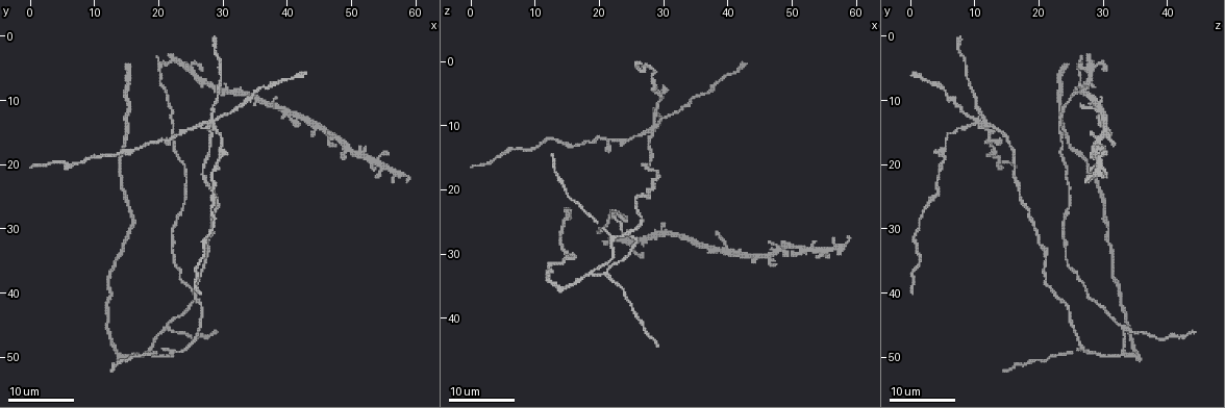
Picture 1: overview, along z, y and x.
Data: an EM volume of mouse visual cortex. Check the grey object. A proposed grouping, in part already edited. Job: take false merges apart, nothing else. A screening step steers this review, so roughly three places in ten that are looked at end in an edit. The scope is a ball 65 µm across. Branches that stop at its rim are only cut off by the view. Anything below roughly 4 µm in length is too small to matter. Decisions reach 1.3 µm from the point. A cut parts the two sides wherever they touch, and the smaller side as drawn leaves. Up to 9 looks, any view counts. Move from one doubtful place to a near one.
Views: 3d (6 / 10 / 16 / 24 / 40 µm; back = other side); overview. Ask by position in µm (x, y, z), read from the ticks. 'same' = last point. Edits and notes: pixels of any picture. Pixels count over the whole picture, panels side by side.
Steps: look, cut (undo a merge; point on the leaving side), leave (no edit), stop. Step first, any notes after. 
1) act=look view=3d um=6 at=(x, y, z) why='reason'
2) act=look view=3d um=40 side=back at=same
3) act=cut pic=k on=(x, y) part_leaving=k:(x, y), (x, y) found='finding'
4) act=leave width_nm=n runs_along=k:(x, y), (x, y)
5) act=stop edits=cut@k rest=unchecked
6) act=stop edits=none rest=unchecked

act=look view=3d um=16 at=(21.0, 45.5, 33.0) why='three arms meet'

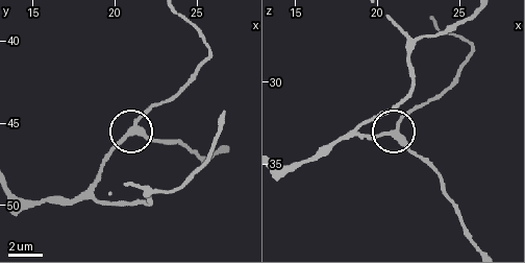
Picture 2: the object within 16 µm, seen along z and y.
act=look view=3d um=10 at=(20.9, 45.7, 33.4)

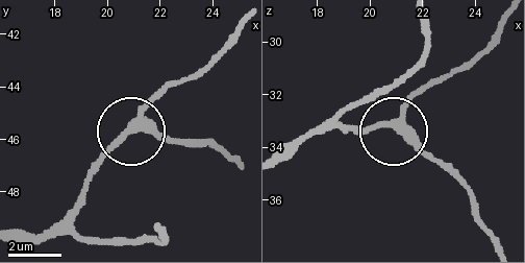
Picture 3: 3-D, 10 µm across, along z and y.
act=look view=3d um=6 at=(21.0, 45.6, 33.3)

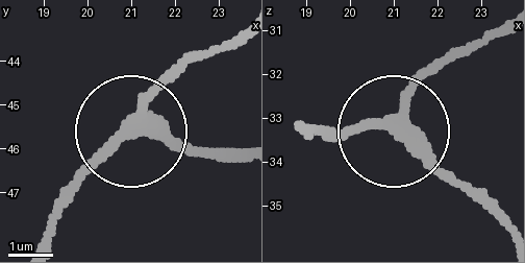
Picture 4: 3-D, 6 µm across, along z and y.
act=leave runs_along=4:(205, 51), (146, 103), (138, 126), (205, 152) found='all the same cell'

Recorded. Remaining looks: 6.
act=look view=3d um=16 at=(18.0, 49.5, 33.5) why='side arm on a straight run'

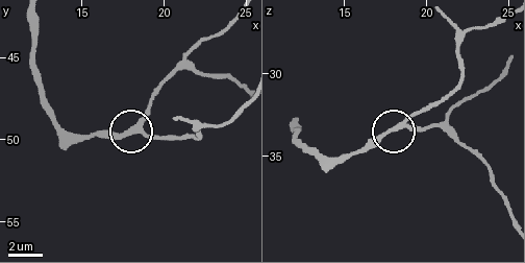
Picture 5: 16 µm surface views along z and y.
act=look view=3d um=6 at=(18.5, 49.5, 33.0) why='closer look'

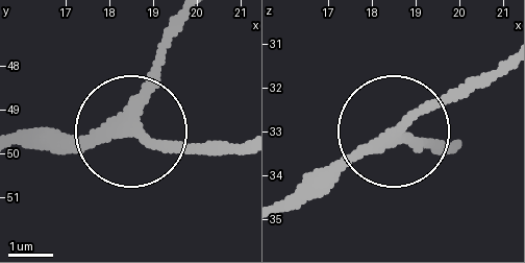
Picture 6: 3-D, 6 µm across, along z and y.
act=leave arms=3 runs_along=6:(180, 26), (139, 116), (42, 138) found='continuous, no second cell'

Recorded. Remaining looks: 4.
act=look view=3d um=16 at=(39.5, 11.5, 29.5) why='four arms meet'

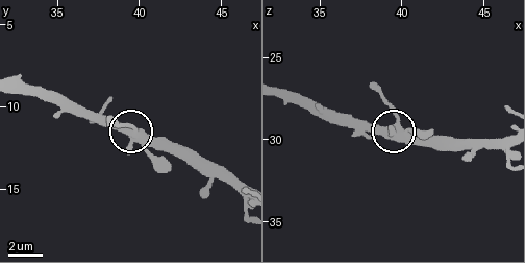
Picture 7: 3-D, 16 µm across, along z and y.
act=look view=3d um=6 at=(39.9, 11.7, 29.3)

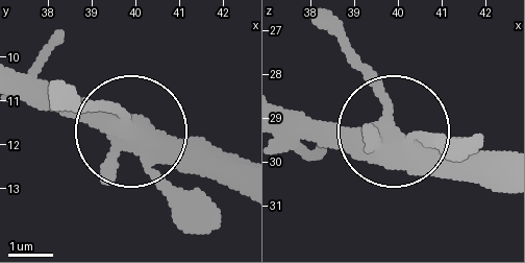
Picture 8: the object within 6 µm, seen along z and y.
act=leave width_nm=370 runs_along=8:(20, 74), (128, 130), (110, 112), (57, 100) found='continuous, no second cell'

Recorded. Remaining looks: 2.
act=stop edits=none rest=unchecked

